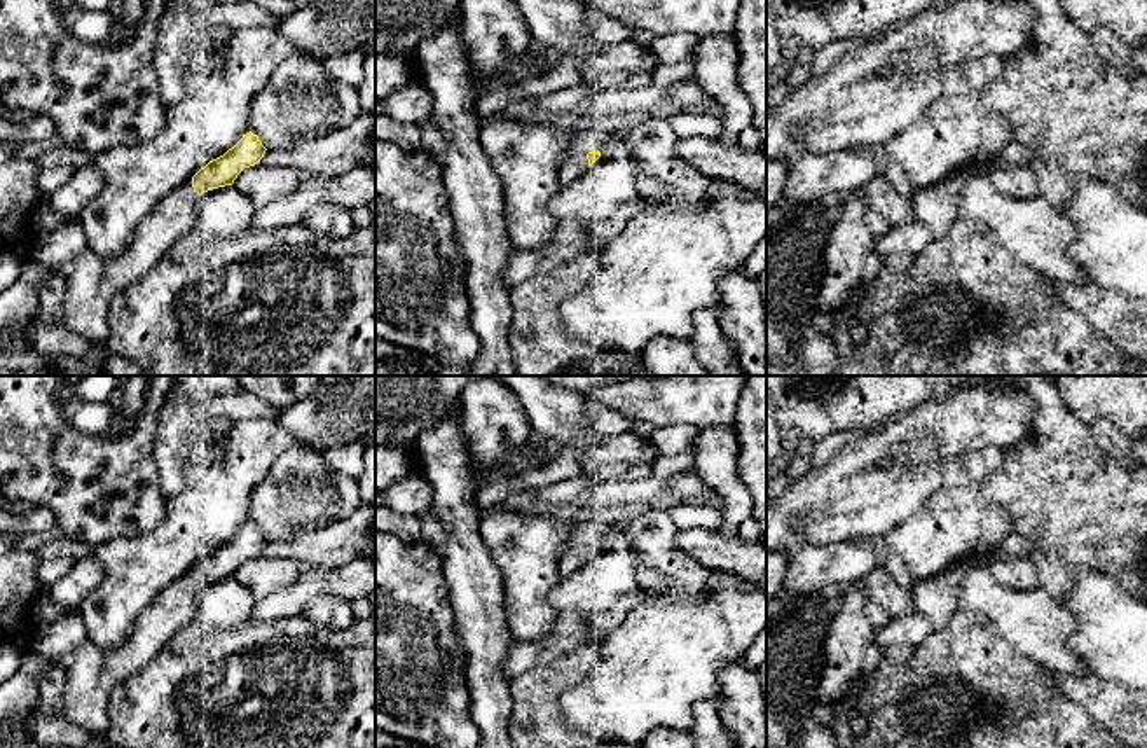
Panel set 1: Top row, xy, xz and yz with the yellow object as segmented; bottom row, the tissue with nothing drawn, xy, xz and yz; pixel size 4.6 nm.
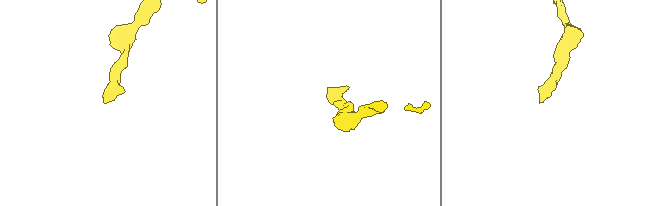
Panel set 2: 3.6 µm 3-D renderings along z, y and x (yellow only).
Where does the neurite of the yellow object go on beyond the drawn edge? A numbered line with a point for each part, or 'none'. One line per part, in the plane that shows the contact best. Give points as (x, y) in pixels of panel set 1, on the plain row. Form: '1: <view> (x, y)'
1: xz (575, 556)

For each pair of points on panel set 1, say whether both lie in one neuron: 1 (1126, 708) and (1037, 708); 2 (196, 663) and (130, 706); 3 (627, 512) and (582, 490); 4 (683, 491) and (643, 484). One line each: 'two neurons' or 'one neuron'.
1: two neurons
2: one neuron
3: two neurons
4: one neuron

